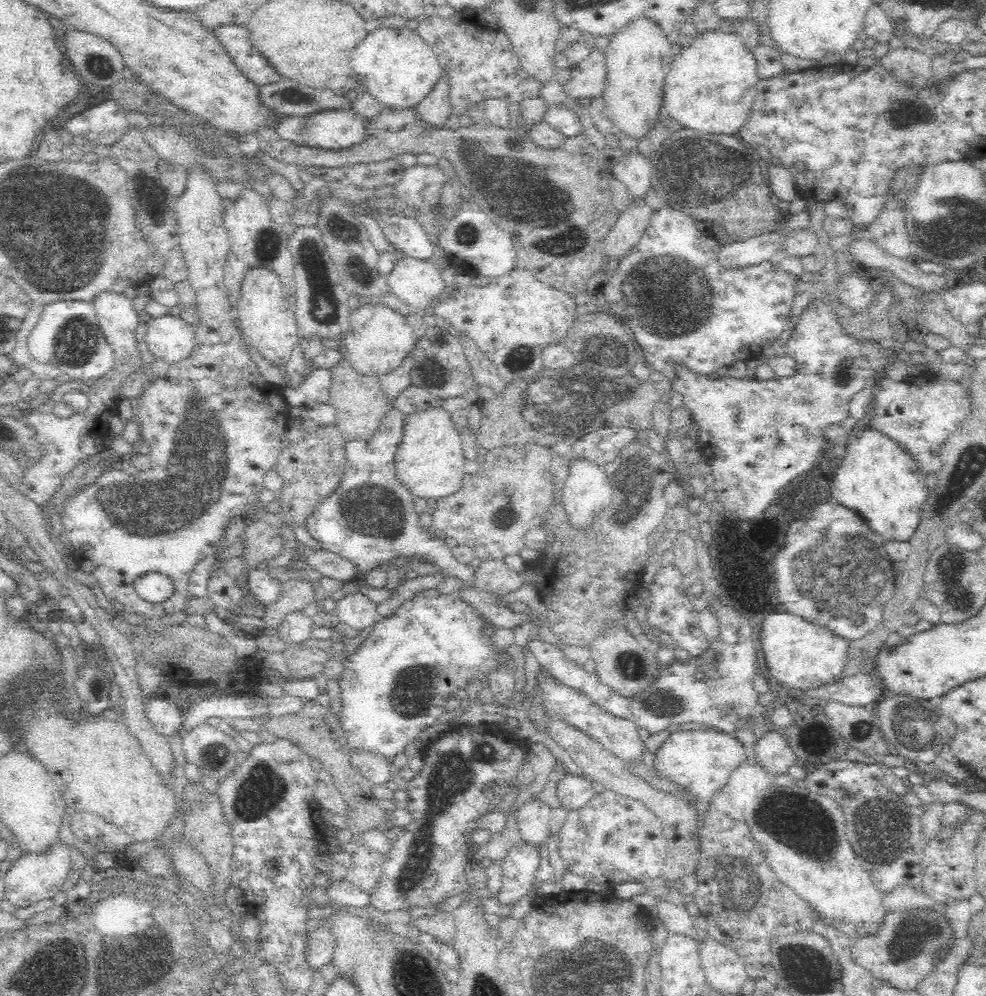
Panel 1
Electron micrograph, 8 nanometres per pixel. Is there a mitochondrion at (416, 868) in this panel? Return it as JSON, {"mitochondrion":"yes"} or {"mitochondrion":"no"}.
{"mitochondrion":"yes"}

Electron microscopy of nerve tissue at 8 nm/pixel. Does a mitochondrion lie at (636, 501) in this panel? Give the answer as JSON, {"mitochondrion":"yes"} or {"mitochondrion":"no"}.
{"mitochondrion":"yes"}

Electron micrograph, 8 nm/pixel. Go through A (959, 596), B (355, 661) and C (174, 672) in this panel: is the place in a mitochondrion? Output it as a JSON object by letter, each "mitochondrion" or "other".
{"A":"mitochondrion","B":"other","C":"other"}

